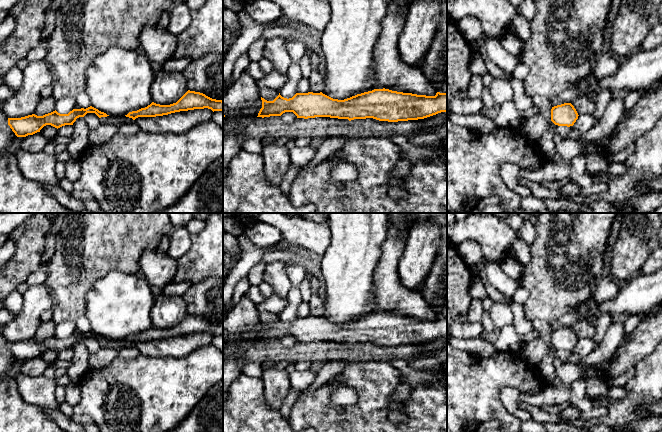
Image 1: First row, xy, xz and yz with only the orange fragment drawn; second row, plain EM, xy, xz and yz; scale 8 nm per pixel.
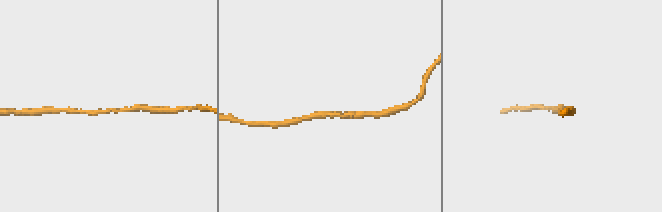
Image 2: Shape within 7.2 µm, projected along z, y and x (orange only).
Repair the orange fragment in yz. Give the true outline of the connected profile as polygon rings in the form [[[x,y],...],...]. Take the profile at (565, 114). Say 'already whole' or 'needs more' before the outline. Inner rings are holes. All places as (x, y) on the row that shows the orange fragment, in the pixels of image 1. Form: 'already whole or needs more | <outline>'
already whole | [[[571,103],[552,107],[551,121],[558,126],[573,126],[578,119],[578,113]]]

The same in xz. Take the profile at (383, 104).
already whole | [[[374,89],[344,100],[333,99],[322,92],[296,93],[292,98],[279,95],[273,101],[261,97],[262,108],[257,117],[281,116],[293,112],[297,118],[330,117],[398,122],[424,119],[447,112],[447,93],[435,96]]]

